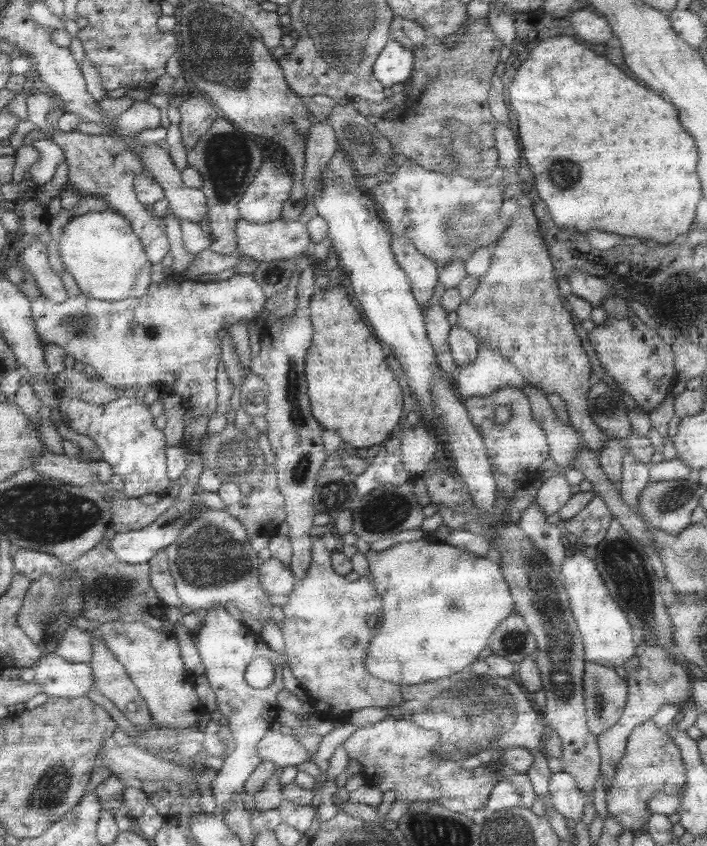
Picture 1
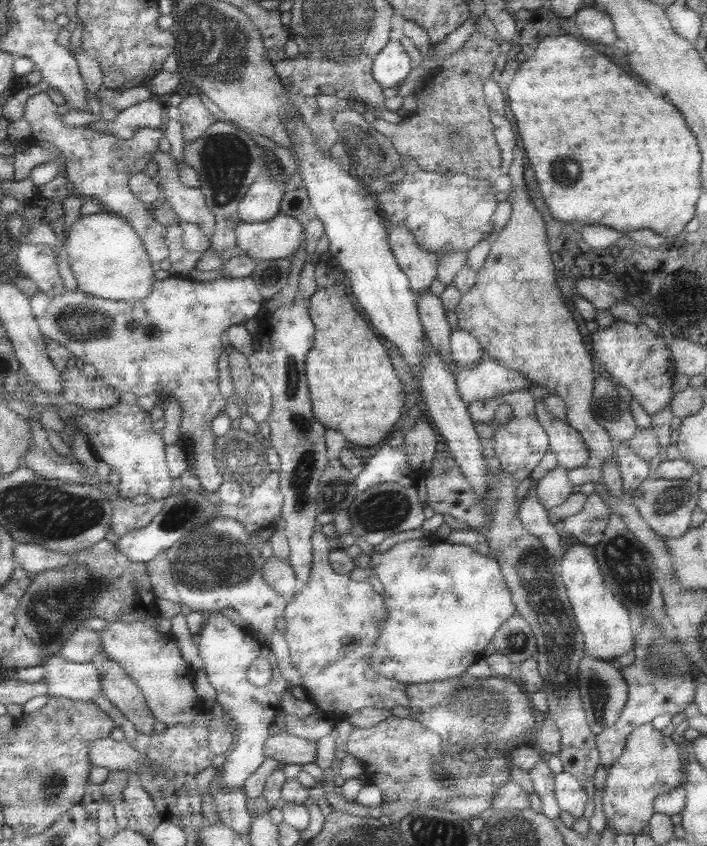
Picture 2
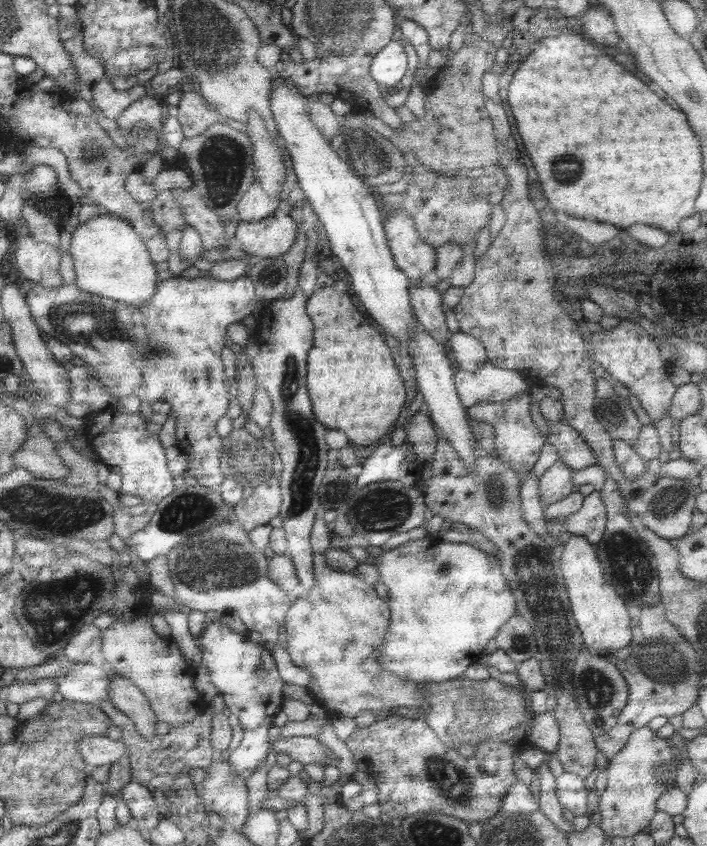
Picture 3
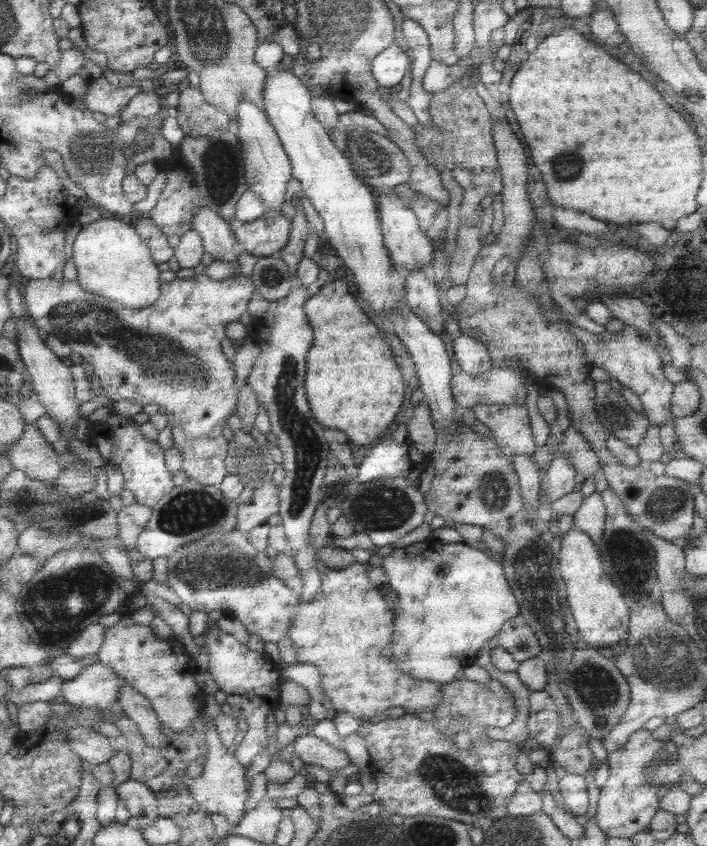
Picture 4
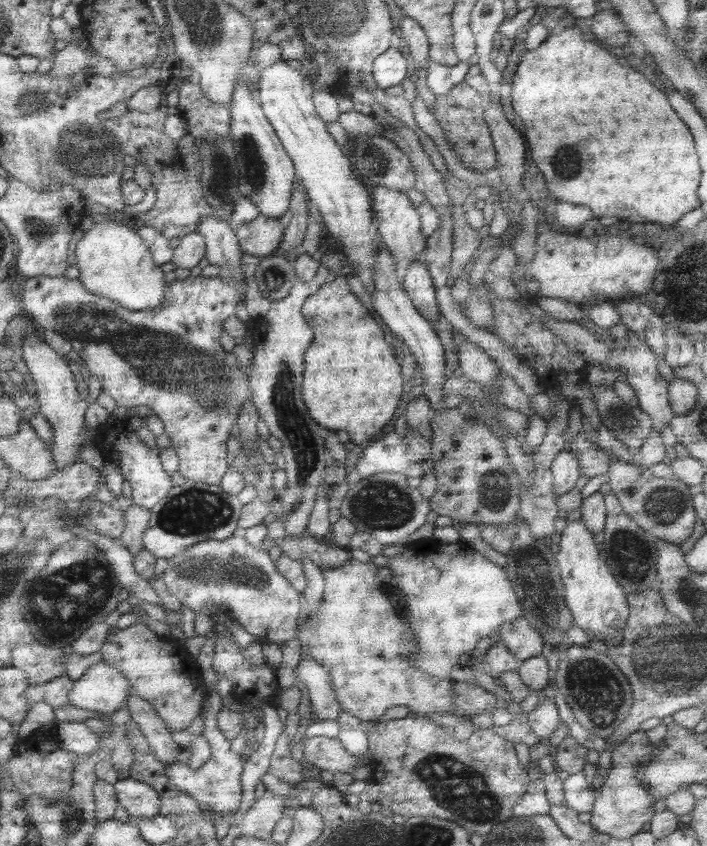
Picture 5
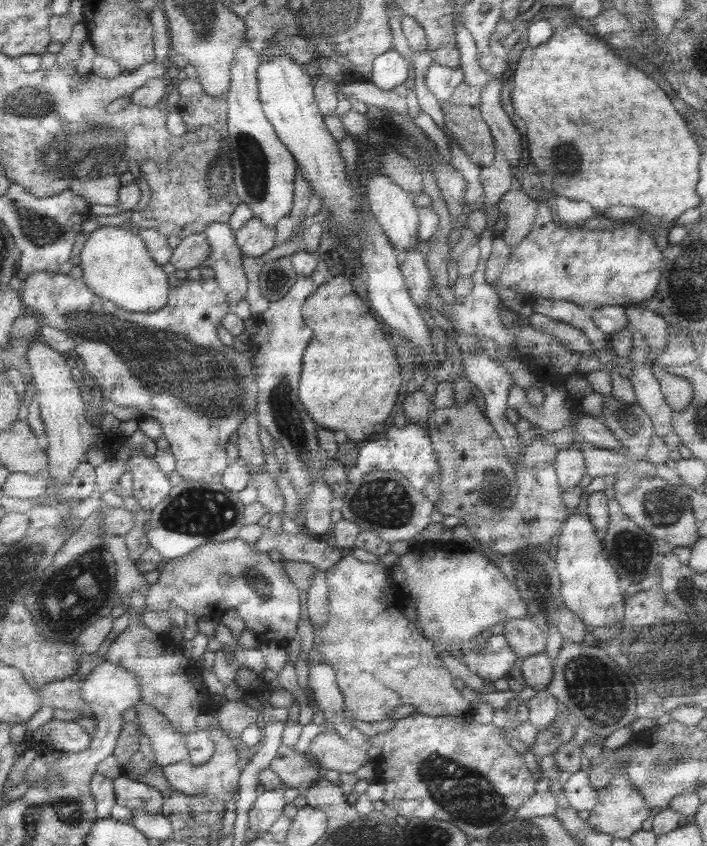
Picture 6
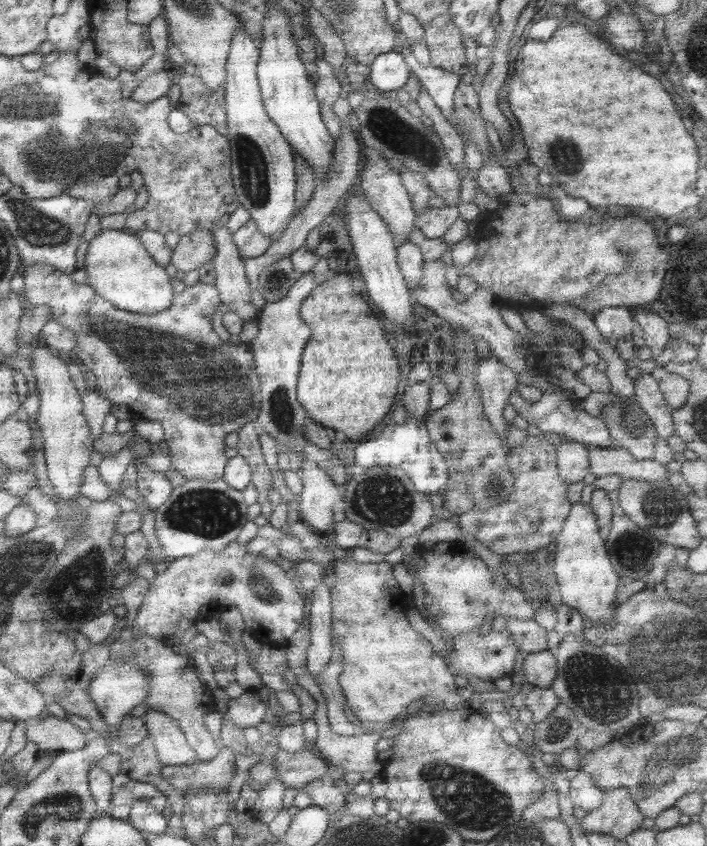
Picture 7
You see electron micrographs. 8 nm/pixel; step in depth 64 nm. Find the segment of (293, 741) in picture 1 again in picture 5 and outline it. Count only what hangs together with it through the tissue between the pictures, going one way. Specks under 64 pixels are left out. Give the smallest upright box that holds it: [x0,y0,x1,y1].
[303,736,359,774]

